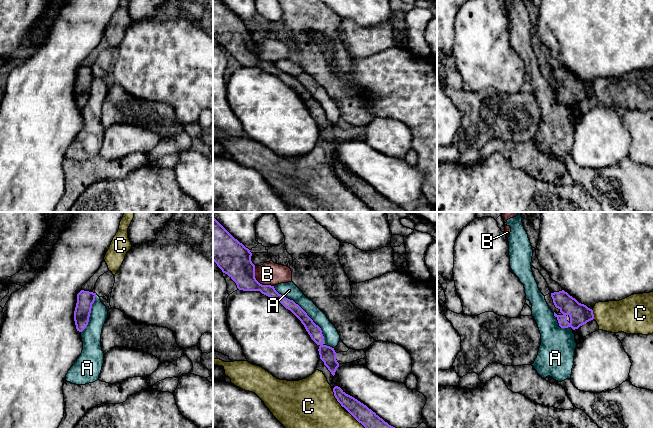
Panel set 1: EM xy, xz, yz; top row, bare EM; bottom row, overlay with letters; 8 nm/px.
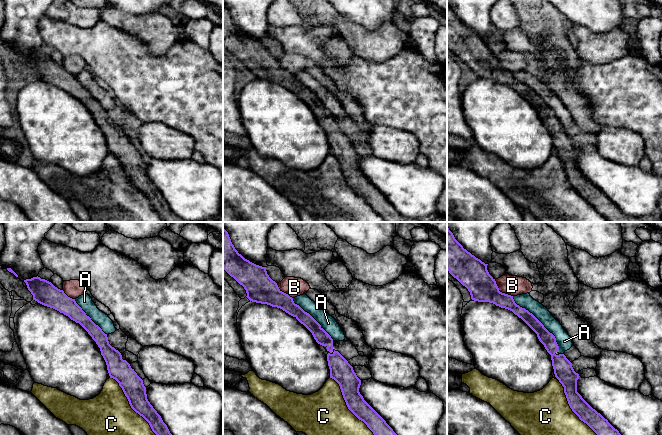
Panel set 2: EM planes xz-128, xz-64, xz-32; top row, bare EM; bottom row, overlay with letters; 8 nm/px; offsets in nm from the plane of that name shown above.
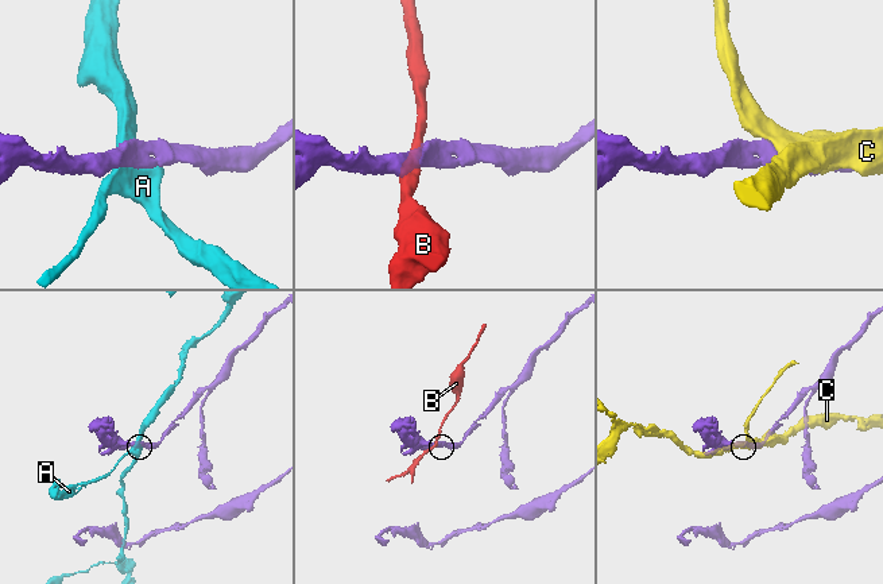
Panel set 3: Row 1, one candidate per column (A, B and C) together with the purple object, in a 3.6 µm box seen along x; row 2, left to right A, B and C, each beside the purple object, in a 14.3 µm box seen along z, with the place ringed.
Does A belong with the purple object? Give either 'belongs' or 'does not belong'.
does not belong

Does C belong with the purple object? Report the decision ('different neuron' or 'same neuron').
different neuron

